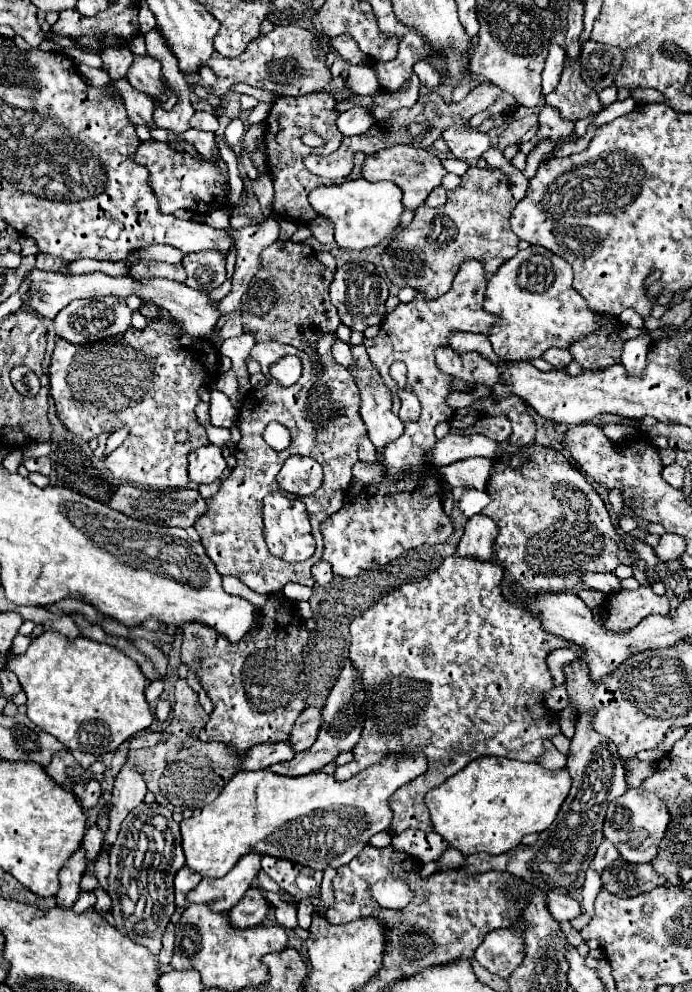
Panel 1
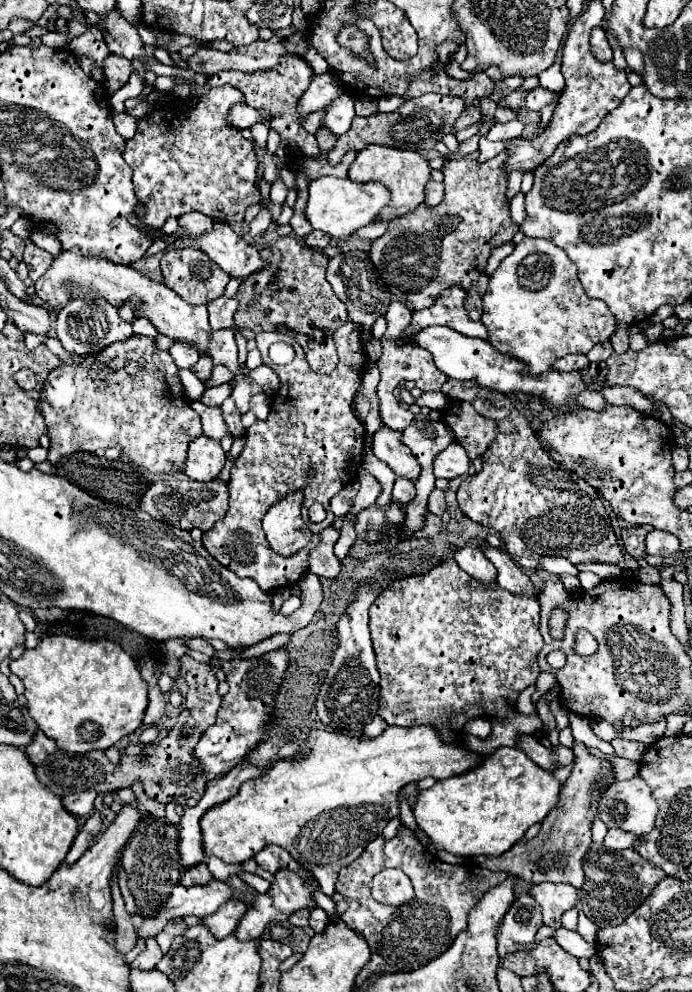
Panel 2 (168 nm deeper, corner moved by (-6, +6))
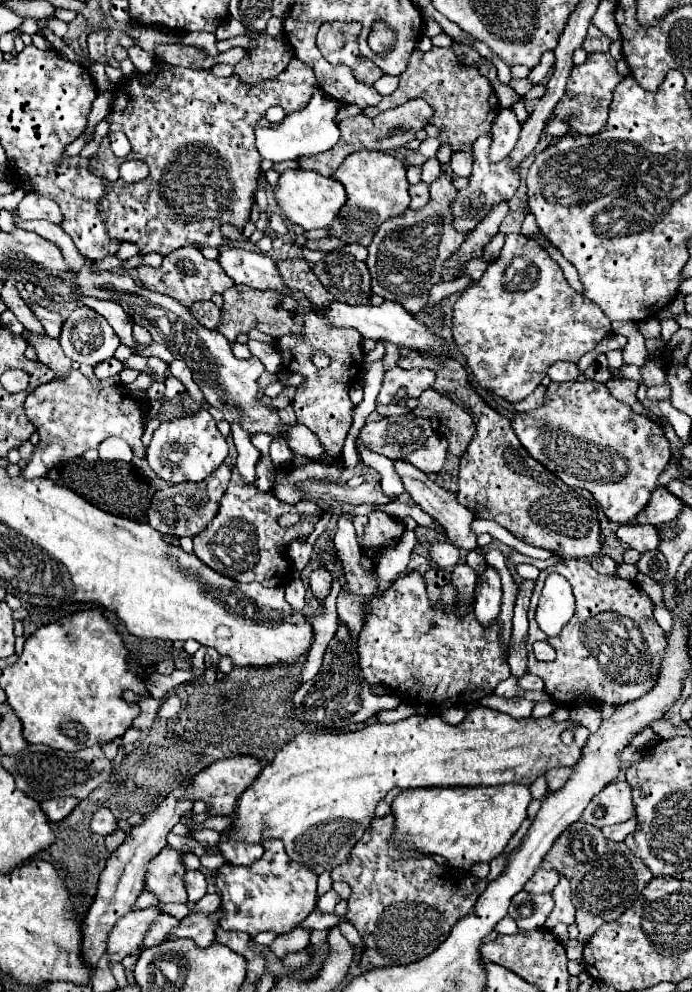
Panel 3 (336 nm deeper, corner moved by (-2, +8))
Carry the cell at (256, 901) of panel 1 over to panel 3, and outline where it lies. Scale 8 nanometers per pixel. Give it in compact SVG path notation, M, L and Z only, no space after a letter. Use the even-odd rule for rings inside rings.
M221 908L217 912L211 912L211 914L193 912L181 920L179 928L173 930L173 934L169 938L191 938L191 940L195 940L197 946L207 948L215 942L215 930L219 926L221 916L223 916Z

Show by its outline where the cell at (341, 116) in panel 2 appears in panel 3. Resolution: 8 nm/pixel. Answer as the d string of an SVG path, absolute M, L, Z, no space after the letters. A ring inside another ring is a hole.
M325 92L313 94L311 102L297 112L291 112L279 128L257 128L257 150L265 160L275 162L285 162L285 160L299 160L309 154L319 154L329 148L333 148L339 142L339 126L335 122L337 114L341 110L341 102L335 98L329 98Z

